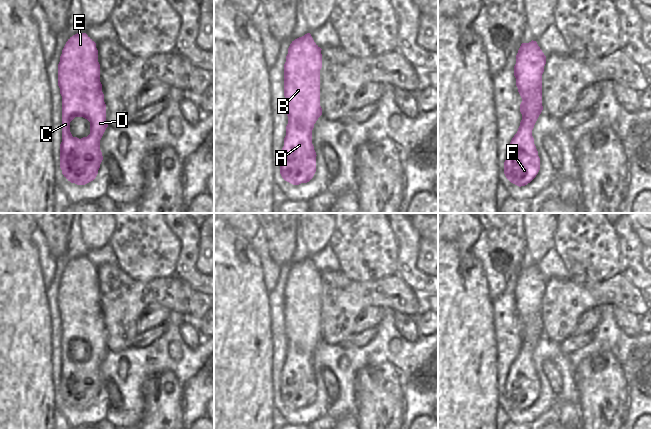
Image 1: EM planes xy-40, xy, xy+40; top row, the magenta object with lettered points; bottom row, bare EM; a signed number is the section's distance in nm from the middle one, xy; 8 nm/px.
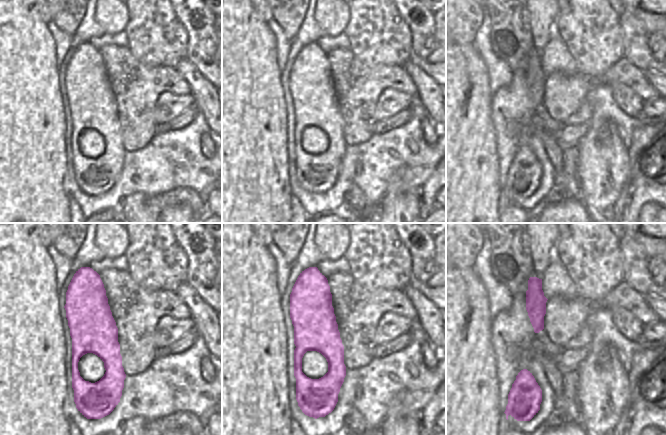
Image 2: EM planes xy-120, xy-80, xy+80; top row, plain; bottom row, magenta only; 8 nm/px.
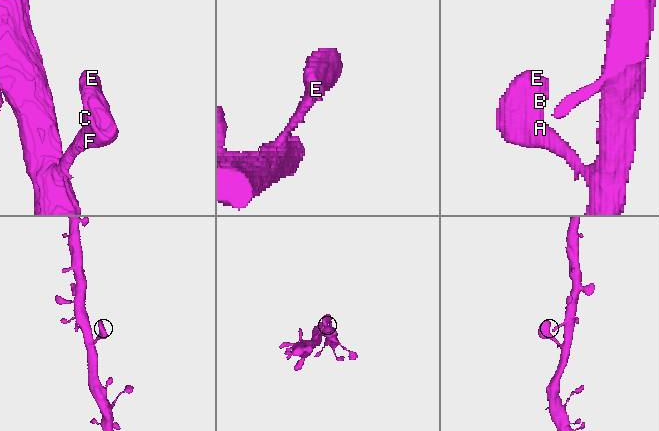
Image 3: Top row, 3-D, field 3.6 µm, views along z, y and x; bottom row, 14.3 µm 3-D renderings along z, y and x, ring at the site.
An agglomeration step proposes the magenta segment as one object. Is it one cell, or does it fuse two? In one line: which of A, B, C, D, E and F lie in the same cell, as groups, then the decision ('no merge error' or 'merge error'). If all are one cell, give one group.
groups A B C D E F; no merge error

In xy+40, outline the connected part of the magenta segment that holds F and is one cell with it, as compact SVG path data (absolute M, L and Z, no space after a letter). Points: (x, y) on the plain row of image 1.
M536 265L522 267L516 279L514 300L522 322L522 344L506 376L504 398L521 411L530 407L540 394L540 382L534 368L532 354L543 334L542 298L546 280Z

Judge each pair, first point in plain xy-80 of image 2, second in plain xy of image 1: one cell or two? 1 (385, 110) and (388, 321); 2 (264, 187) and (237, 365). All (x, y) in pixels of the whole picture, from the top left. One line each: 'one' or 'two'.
1: two
2: one

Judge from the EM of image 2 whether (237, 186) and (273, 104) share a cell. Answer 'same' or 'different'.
same

